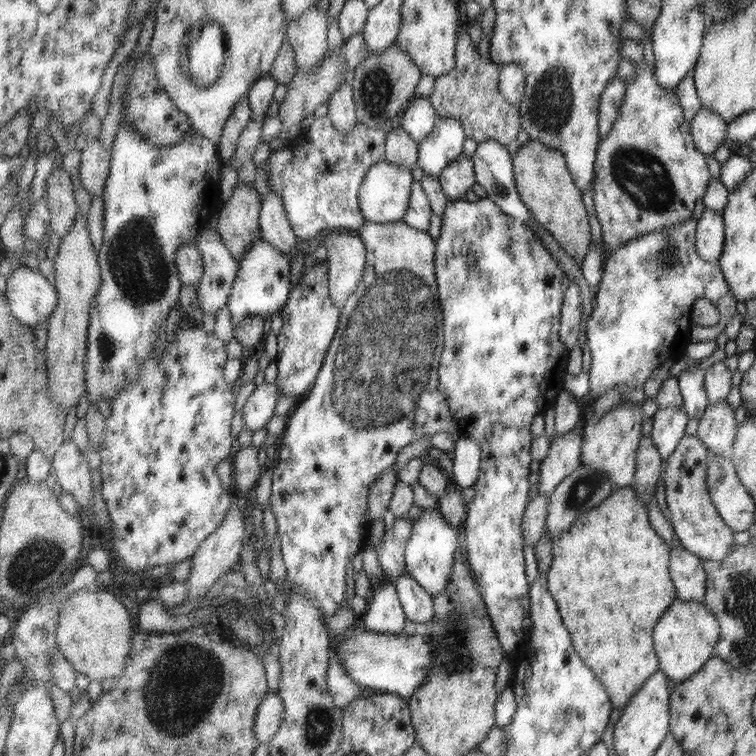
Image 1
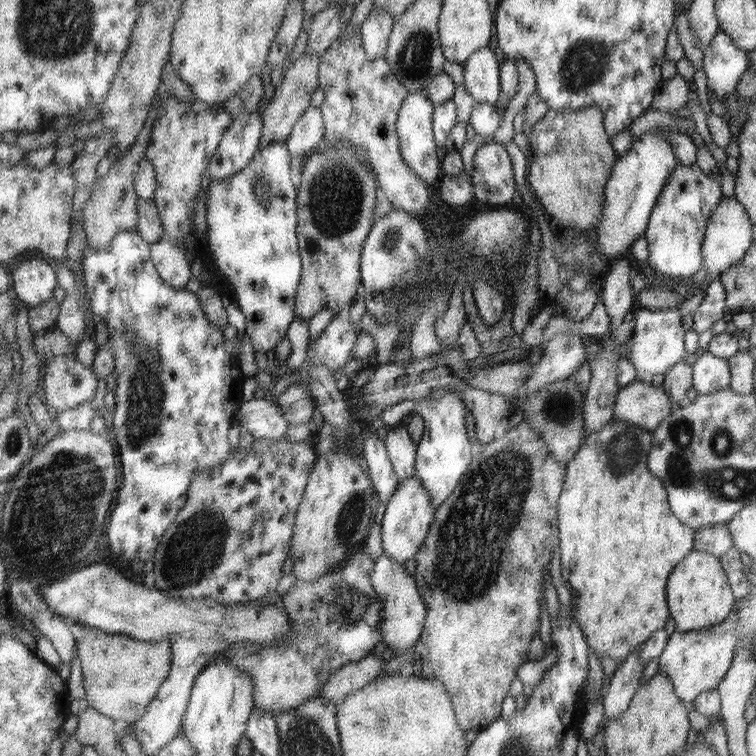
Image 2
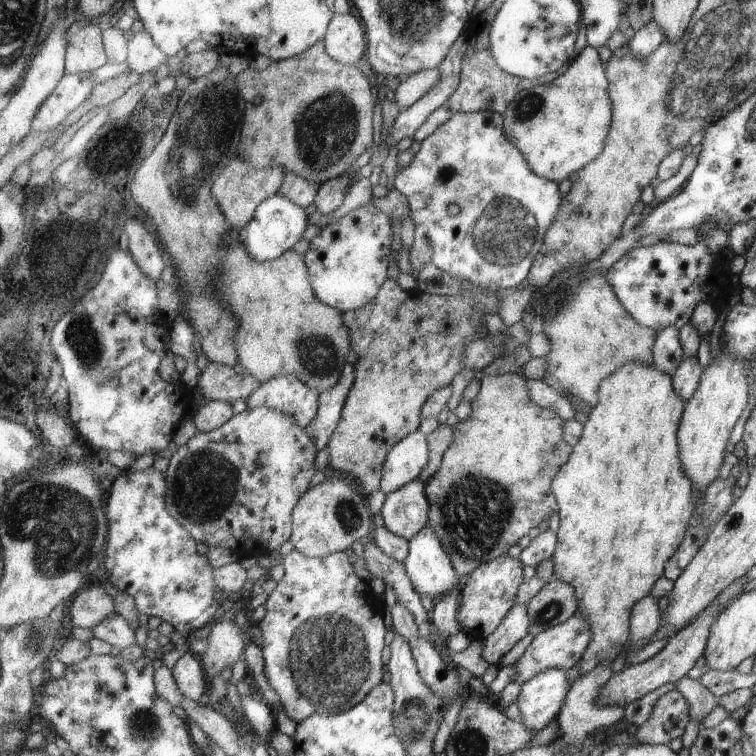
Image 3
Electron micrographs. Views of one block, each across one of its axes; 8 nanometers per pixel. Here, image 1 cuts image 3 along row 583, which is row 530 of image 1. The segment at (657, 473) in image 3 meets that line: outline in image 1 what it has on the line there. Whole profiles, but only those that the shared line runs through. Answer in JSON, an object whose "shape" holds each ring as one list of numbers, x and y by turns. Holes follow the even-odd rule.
{"shape":[[633,487,617,488,598,507,577,518,572,528,553,541,553,562,547,581,549,590,559,602,565,625,575,634,575,649,587,666,597,673,608,690,611,702,622,709,639,692,643,684,660,669,660,660,654,647,654,632,659,619,677,598,671,578,671,548,651,526,647,507,634,496]]}

